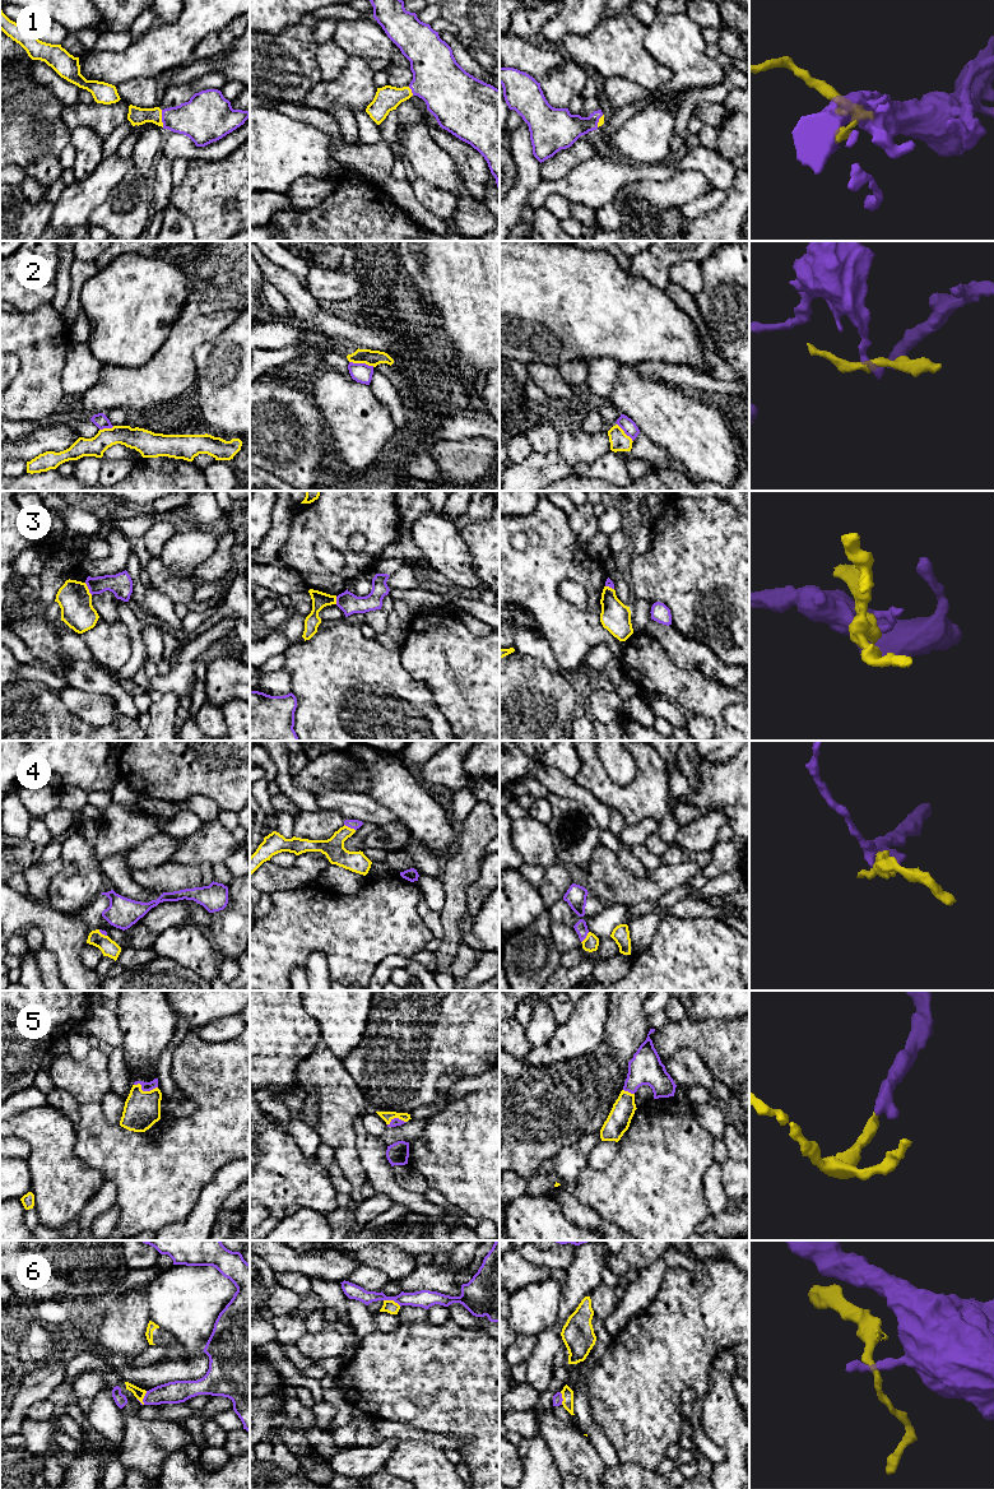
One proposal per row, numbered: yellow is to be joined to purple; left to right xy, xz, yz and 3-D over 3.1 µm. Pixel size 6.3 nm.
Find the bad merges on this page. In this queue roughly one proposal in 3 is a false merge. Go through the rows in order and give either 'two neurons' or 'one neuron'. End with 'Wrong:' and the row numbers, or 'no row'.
1: one neuron
2: two neurons
3: two neurons
4: two neurons
5: one neuron
6: two neurons
Wrong: 2, 3, 4, 6

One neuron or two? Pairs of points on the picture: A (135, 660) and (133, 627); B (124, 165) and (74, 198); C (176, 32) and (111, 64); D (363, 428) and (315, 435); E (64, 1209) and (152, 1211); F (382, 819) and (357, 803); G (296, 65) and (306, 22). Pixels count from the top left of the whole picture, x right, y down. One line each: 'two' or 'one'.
A: one
B: one
C: one
D: two
E: two
F: one
G: one

